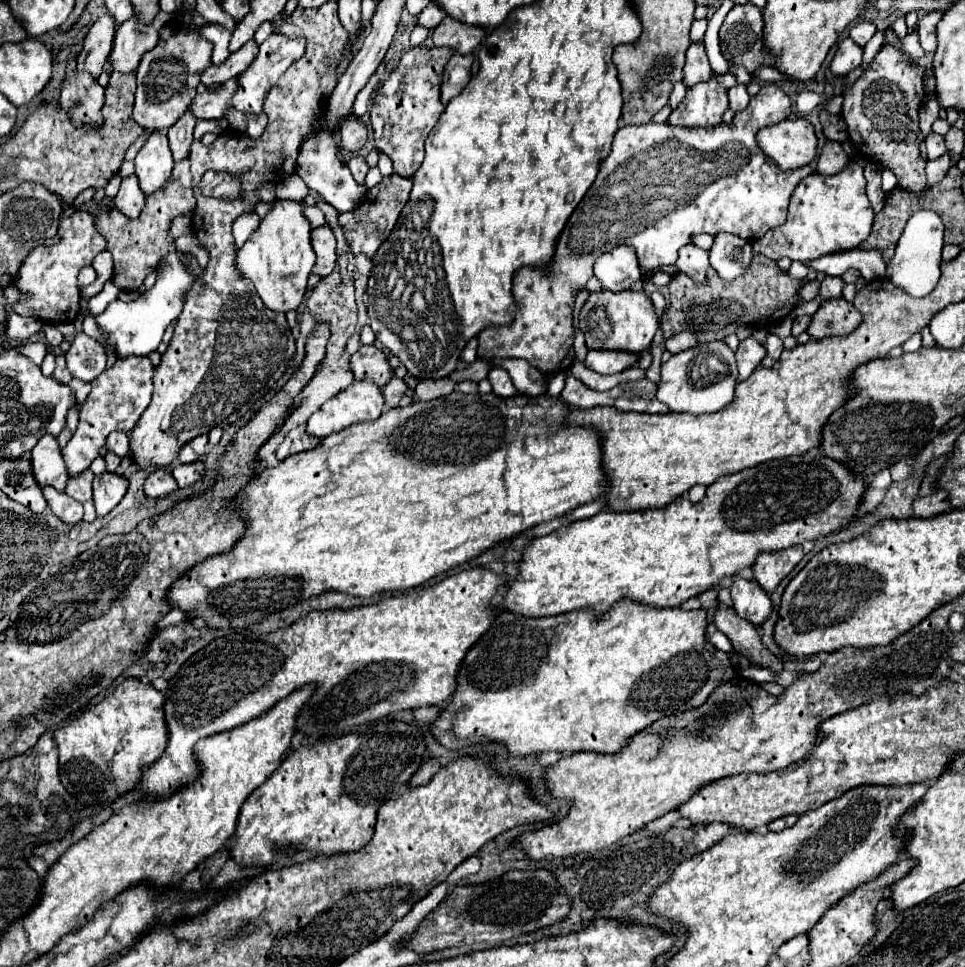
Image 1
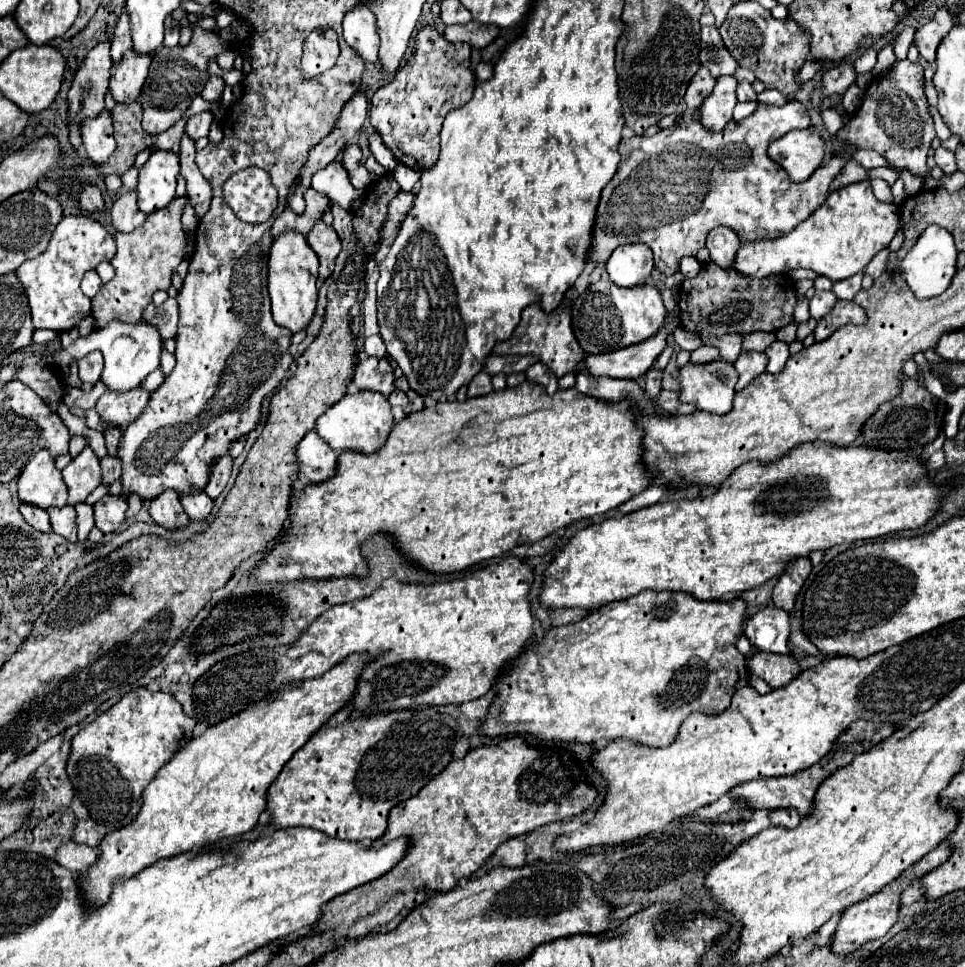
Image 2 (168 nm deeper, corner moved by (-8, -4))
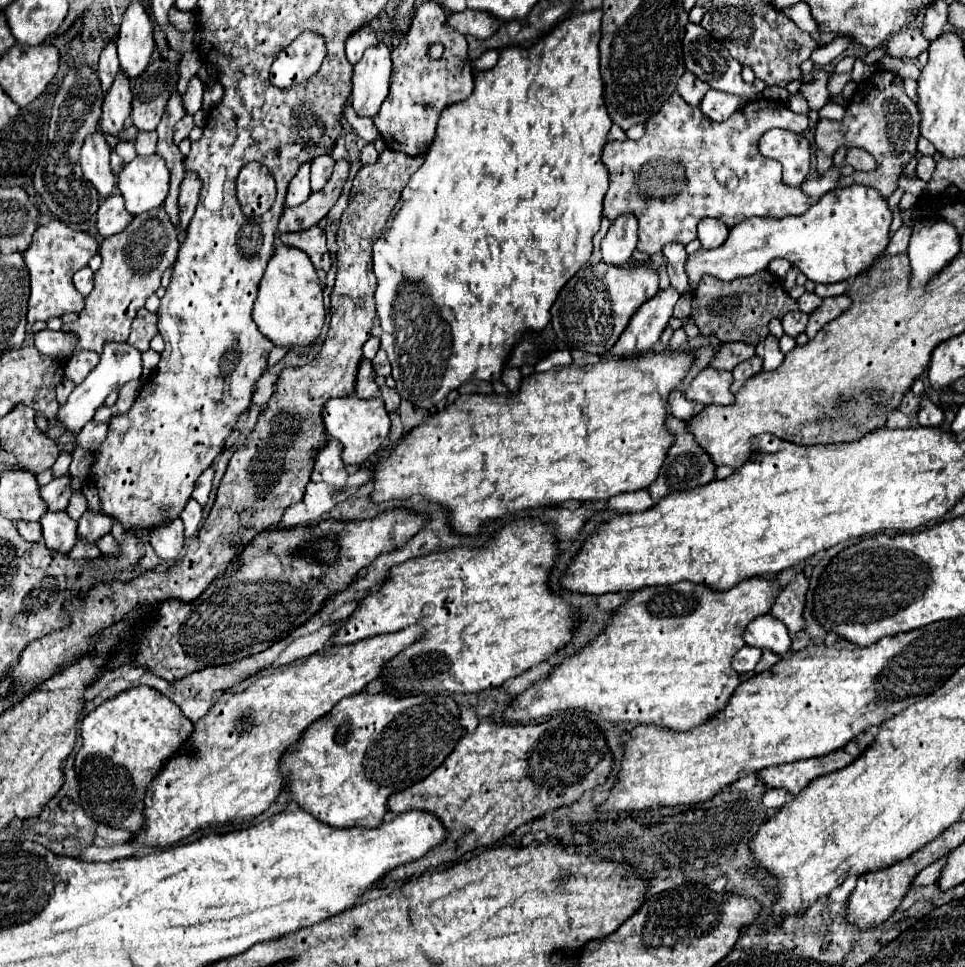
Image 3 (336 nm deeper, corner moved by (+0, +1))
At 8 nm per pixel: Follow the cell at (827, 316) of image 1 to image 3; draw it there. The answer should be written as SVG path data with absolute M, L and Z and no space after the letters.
M839 295L839 297L829 297L823 299L821 307L817 307L811 315L809 315L809 323L807 323L807 337L813 339L817 335L817 331L827 325L829 321L833 321L835 317L839 317L843 311L847 311L851 307L851 299L847 295Z

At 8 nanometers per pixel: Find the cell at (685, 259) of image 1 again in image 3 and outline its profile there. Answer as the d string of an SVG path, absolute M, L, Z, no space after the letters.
M669 243L669 245L665 245L661 255L667 261L667 273L669 273L671 285L679 293L685 293L685 287L687 287L687 275L685 275L687 253L685 253L685 247L681 243Z

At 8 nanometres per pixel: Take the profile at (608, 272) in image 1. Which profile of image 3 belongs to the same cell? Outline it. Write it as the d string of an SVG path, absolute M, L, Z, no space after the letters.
M631 213L617 217L601 241L603 261L611 265L627 265L637 247L637 219Z

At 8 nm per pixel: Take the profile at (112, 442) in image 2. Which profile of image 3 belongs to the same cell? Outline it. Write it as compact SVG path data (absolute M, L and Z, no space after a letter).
M89 421L81 433L77 433L75 437L75 445L81 445L81 449L89 449L89 451L95 451L101 441L105 439L107 435L107 425L105 423L97 423L97 421Z

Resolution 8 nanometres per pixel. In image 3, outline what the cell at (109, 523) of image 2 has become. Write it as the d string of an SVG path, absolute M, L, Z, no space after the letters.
M83 513L83 517L79 519L79 527L77 527L77 537L85 539L89 543L97 543L103 535L111 533L113 521L109 515L103 513Z

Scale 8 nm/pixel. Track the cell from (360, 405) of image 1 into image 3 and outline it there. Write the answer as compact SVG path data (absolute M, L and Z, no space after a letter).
M359 397L329 399L323 409L323 423L325 423L327 433L343 445L343 461L347 465L357 465L357 467L365 467L369 457L381 449L391 427L389 415L381 397L377 399L359 399Z

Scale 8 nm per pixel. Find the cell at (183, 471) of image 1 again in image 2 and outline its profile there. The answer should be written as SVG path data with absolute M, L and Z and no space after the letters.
M189 490L189 494L181 496L181 504L193 520L205 520L213 508L213 500L203 490Z

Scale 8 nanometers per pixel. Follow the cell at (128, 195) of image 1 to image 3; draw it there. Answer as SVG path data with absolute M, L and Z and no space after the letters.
M119 193L101 201L97 211L97 231L101 237L121 233L131 221L133 221L133 215L125 211L123 197Z

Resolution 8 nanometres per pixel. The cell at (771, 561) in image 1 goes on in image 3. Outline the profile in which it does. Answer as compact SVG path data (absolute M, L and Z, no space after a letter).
M803 573L797 575L795 581L791 581L781 595L777 597L771 615L779 621L783 621L789 629L791 635L799 633L805 629L805 621L803 621L803 609L805 609L805 593L807 593L807 579Z

